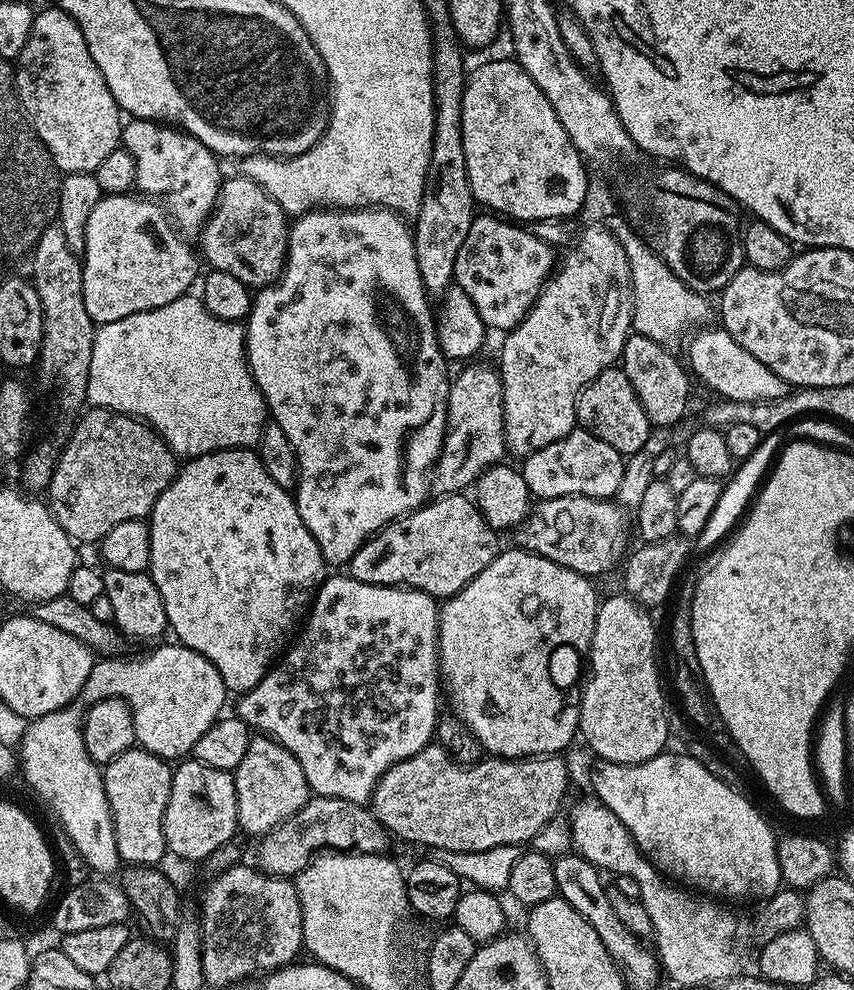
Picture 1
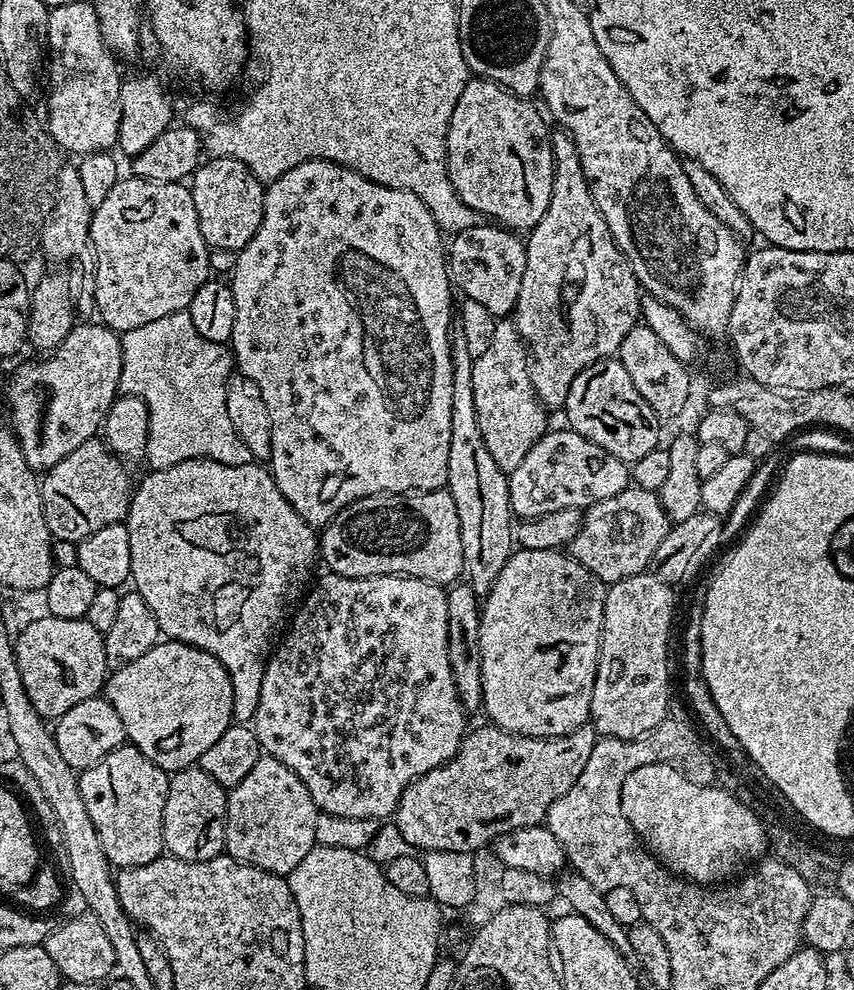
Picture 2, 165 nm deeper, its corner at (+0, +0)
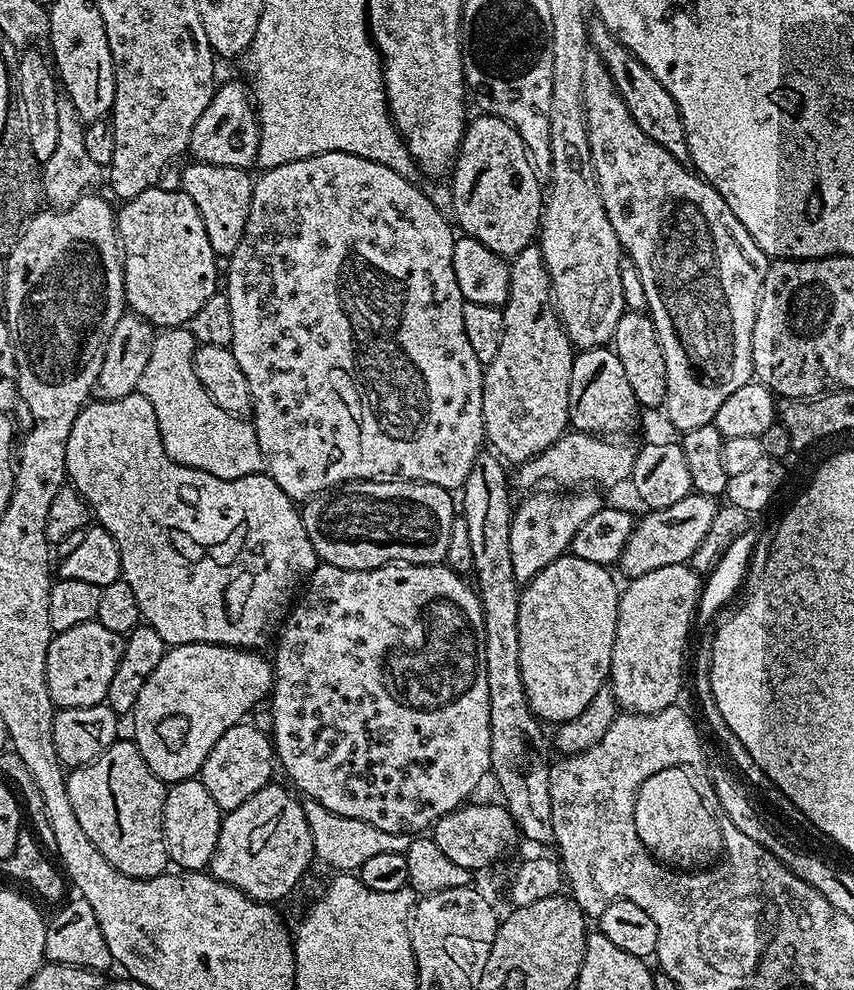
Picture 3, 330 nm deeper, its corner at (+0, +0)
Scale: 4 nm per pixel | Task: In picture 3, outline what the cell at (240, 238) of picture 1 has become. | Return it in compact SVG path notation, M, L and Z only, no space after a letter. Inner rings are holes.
M199 162L189 165L180 176L179 187L192 199L194 206L198 206L198 214L202 214L202 226L206 226L206 238L210 238L210 246L217 257L227 258L234 250L238 250L238 242L242 242L242 234L246 230L253 177L248 177L249 173L242 168Z

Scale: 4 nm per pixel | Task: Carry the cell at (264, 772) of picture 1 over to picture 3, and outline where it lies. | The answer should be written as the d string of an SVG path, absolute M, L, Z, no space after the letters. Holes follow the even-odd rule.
M268 783L258 794L242 802L242 806L223 813L210 865L213 878L265 902L277 902L290 895L308 863L314 860L304 805L295 800L297 797L291 791L288 793L276 783Z

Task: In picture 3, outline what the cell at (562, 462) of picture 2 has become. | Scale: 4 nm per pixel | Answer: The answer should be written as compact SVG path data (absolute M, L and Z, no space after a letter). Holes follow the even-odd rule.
M536 490L525 495L528 497L521 504L519 501L512 513L510 562L514 562L514 578L517 582L534 579L538 573L546 570L546 566L550 566L550 562L565 555L581 526L602 507L599 496L601 493L596 490L576 490L571 494L565 494L560 490L540 491L544 490Z

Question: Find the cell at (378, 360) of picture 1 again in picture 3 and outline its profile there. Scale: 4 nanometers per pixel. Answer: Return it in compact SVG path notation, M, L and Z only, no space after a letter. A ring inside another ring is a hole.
M323 152L310 158L302 158L294 162L286 162L282 166L263 169L255 177L252 185L252 201L250 202L250 214L246 222L246 230L242 234L242 242L238 242L238 250L227 257L228 264L228 288L226 295L230 302L230 318L234 325L234 338L232 339L232 353L238 361L238 367L242 374L246 374L246 382L250 382L250 394L252 395L252 410L250 423L256 429L258 446L262 450L266 461L267 475L294 502L307 502L319 492L327 492L329 488L339 488L342 484L350 484L354 480L378 480L381 478L395 478L397 480L417 480L423 484L442 486L449 490L463 489L466 482L466 474L470 474L470 466L474 466L476 457L481 455L480 443L485 443L484 423L482 422L482 382L484 381L485 365L478 362L478 354L474 354L470 342L466 339L466 326L462 326L462 306L466 303L462 290L458 290L458 282L454 278L454 246L457 237L452 236L453 225L445 213L439 212L434 202L429 198L423 187L415 188L413 181L406 179L402 174L390 170L390 166L382 166L373 160L358 158L354 154L345 152Z

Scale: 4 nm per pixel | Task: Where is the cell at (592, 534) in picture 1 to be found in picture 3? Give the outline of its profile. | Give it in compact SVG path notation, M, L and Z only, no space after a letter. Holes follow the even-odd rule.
M691 494L664 509L645 511L645 516L639 517L625 548L621 550L618 568L625 572L628 580L637 580L642 574L650 574L650 570L662 570L662 566L691 561L694 550L698 550L714 522L717 507L713 497Z

